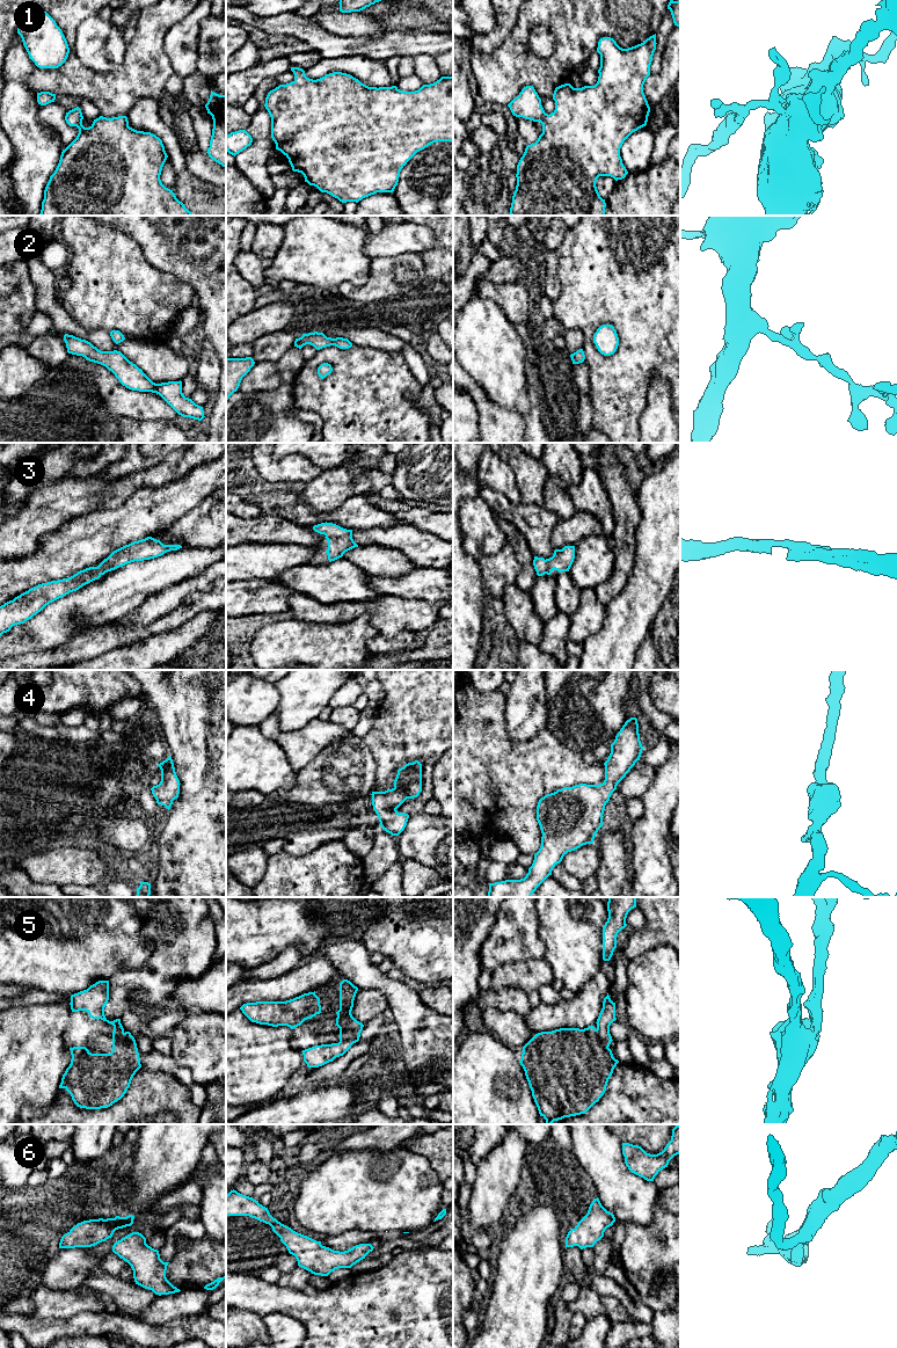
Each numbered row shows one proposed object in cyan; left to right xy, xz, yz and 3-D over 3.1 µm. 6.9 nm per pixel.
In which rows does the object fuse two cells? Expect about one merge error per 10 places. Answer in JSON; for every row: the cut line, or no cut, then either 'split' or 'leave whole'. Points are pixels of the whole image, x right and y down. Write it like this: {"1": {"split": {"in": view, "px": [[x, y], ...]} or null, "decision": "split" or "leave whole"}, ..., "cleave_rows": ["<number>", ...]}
{"1": {"split": null, "decision": "leave whole"}, "2": {"split": null, "decision": "leave whole"}, "3": {"split": null, "decision": "leave whole"}, "4": {"split": null, "decision": "leave whole"}, "5": {"split": null, "decision": "leave whole"}, "6": {"split": null, "decision": "leave whole"}, "cleave_rows": []}

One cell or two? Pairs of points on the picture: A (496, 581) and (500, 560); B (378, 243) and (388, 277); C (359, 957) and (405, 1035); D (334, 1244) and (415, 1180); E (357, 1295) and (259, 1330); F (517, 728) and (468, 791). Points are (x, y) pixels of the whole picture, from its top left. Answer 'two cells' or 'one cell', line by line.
A: one cell
B: two cells
C: one cell
D: two cells
E: two cells
F: two cells

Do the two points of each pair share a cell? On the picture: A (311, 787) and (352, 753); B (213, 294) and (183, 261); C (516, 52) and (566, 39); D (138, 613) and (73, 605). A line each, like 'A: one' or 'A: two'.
A: one
B: one
C: one
D: two

